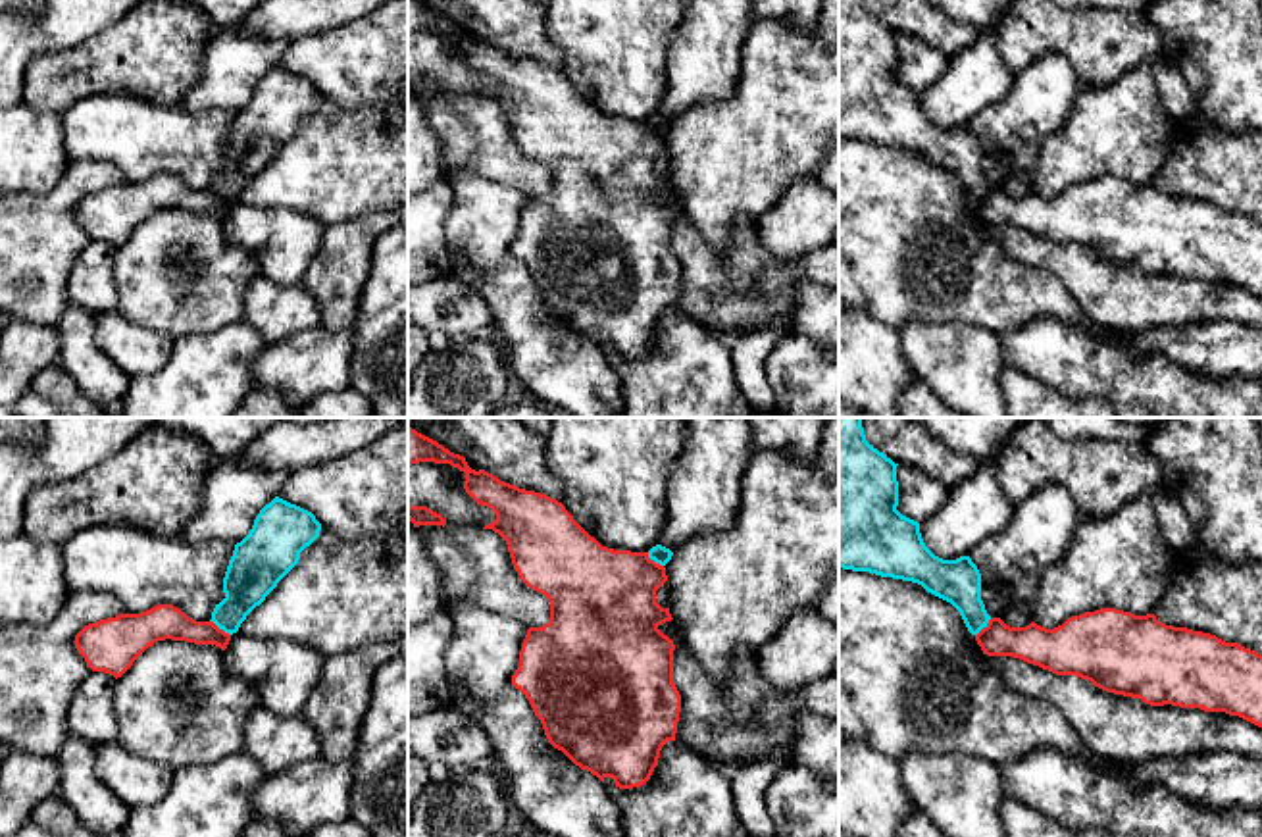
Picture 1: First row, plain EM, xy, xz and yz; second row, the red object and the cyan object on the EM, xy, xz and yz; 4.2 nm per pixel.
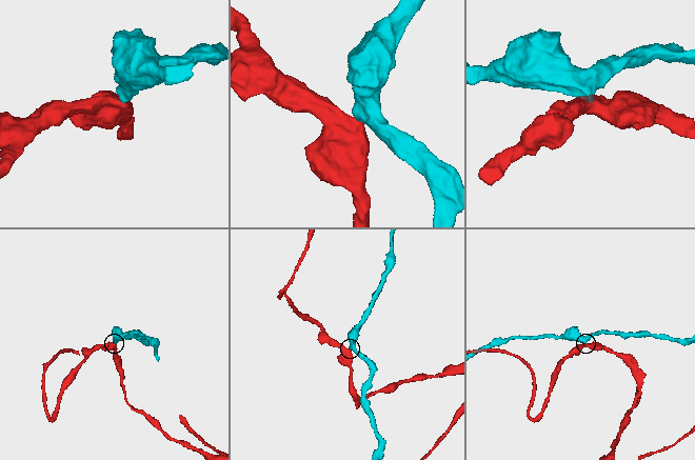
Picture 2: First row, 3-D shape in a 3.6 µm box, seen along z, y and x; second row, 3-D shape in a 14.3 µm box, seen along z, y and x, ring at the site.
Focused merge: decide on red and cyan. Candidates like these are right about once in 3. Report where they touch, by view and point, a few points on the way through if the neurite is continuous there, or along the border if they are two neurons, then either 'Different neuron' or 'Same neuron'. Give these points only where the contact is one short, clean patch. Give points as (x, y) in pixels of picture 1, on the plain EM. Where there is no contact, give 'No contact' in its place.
Touches red at xy (218, 197). Boundary: xy (210, 189), (229, 204). Different neuron

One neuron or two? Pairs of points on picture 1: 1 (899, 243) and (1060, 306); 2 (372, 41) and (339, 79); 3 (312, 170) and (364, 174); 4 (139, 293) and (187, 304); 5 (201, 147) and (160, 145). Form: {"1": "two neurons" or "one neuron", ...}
{"1": "one neuron", "2": "one neuron", "3": "one neuron", "4": "one neuron", "5": "one neuron"}

